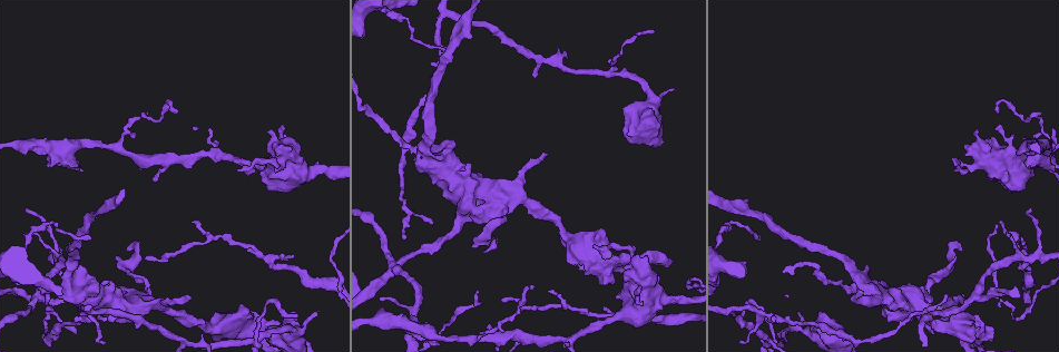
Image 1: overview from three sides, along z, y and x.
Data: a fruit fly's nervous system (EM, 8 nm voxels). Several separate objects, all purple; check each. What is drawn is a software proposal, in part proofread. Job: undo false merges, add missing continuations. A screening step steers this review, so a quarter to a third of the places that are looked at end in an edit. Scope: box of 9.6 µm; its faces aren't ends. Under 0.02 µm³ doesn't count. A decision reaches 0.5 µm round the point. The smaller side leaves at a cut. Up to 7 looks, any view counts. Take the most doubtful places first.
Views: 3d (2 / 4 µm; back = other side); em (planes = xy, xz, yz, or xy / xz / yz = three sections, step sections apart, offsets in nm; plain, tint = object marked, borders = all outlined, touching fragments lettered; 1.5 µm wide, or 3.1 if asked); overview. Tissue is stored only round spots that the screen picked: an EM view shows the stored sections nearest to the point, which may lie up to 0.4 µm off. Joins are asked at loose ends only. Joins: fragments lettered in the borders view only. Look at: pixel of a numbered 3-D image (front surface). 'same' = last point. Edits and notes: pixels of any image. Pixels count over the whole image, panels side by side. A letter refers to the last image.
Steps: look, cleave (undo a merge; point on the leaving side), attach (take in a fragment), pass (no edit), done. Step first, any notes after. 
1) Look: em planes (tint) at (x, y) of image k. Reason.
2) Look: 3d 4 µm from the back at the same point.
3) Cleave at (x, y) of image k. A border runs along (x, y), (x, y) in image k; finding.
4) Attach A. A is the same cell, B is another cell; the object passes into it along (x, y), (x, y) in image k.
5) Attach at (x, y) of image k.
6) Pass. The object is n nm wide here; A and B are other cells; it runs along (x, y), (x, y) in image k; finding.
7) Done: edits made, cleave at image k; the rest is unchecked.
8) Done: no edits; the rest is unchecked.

Look: 3d 2 µm at (396, 267) of image 1. Looks like a crossing.

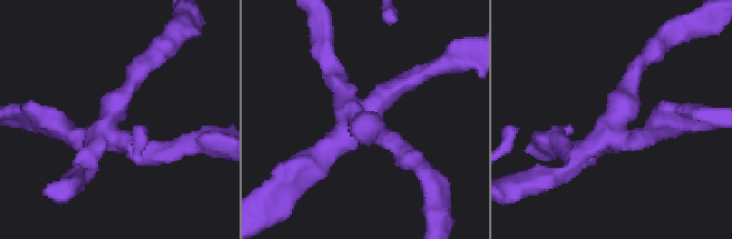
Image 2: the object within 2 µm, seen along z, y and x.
Look: em xy step 8 (borders) at (613, 138) of image 2.

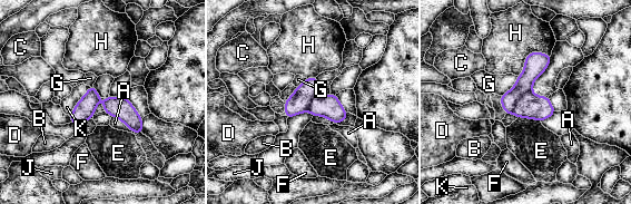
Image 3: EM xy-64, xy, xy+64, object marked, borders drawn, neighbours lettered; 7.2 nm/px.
Look: em planes (borders) at the same point.

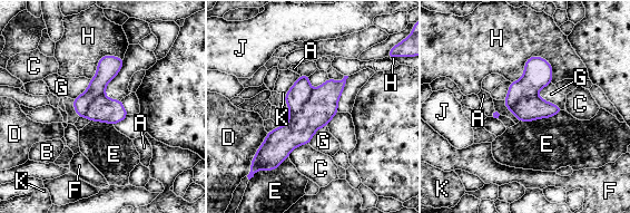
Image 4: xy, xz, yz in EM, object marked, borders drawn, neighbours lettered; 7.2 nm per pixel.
Cleave at (301, 90) of image 4. A, B, C, D, E, F, G, H, J and K are other cells; 4 arms meet here; two cells meet here.

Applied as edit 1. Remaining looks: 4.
Look: overview. Redraw.

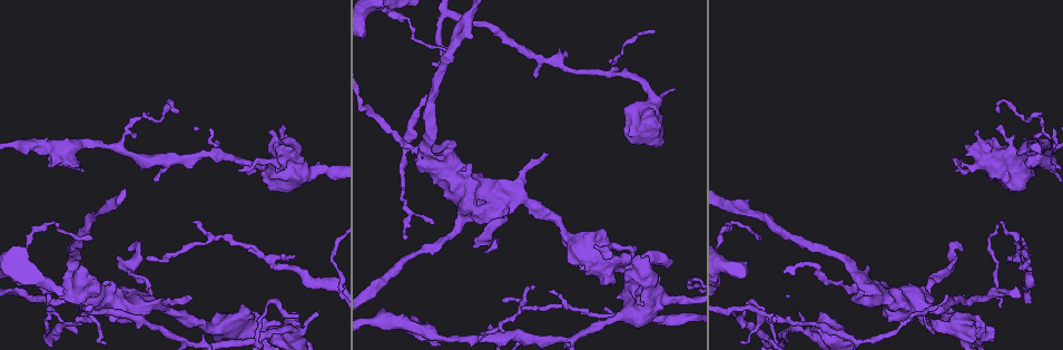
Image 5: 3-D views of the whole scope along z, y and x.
Look: em planes (borders) at (1011, 256) of image 5. Branch stops here.

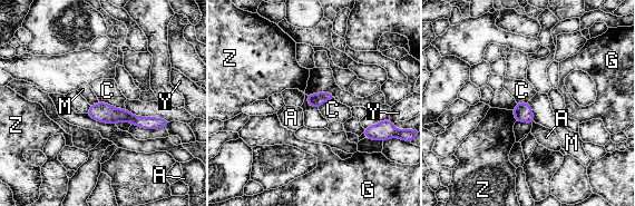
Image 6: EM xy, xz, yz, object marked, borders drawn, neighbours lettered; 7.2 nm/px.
Pass. A, C, G, M, Y and Z are other cells; it runs along (90, 113), (125, 115), (164, 125) in image 6; no lettered fragment goes on from it.

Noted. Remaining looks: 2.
Done: edits made, cleave at image 4; the rest is unchecked.

